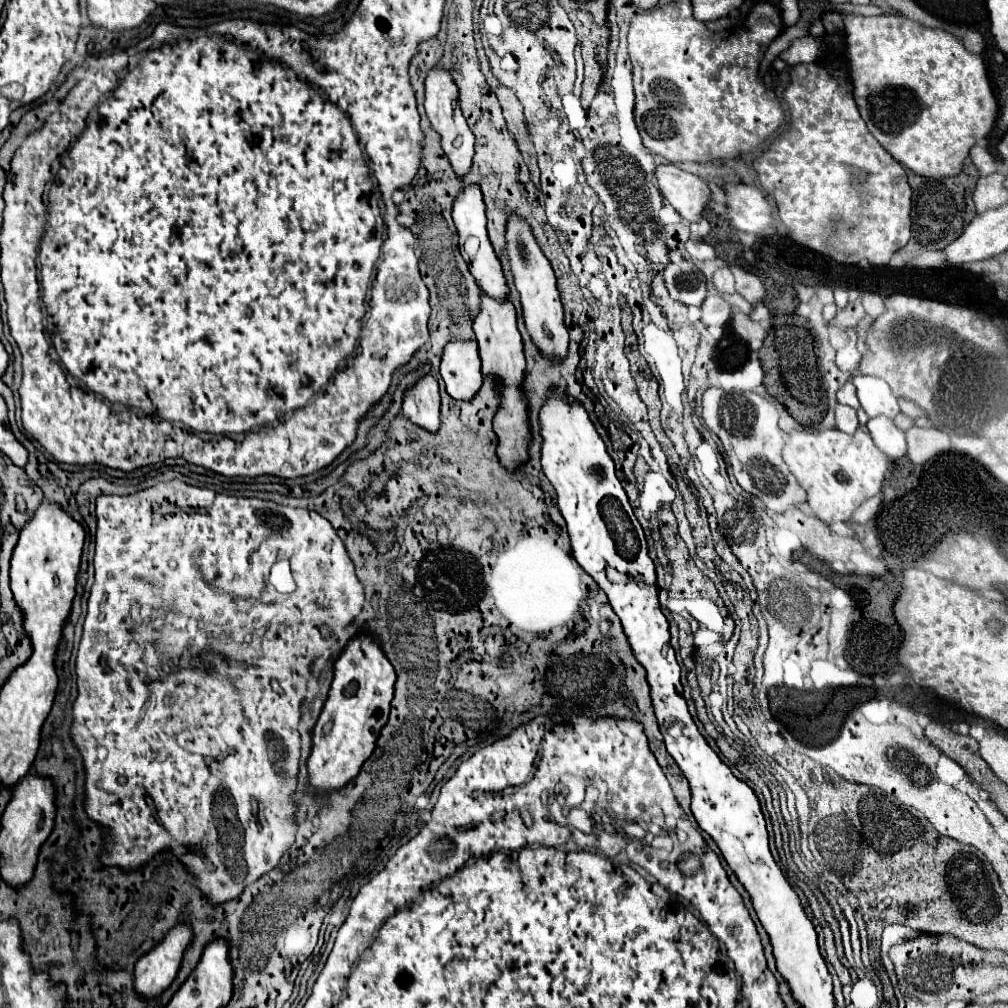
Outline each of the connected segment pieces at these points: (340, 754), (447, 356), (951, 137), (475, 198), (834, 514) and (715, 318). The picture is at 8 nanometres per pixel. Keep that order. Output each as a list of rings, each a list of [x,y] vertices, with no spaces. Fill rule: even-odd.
[[[358,634],[336,660],[334,682],[314,726],[314,748],[308,760],[308,772],[310,784],[316,790],[330,792],[334,788],[342,788],[370,758],[380,728],[388,720],[394,682],[396,672],[376,640],[370,634]]]
[[[450,342],[444,348],[440,376],[454,400],[472,400],[482,386],[476,342]]]
[[[840,14],[846,26],[854,100],[872,136],[896,162],[918,176],[948,178],[960,174],[970,148],[988,136],[998,114],[998,104],[990,90],[982,58],[970,54],[956,36],[944,30],[926,28],[904,16]]]
[[[470,186],[466,188],[454,202],[454,212],[452,212],[452,218],[454,218],[454,224],[456,224],[456,230],[458,230],[458,236],[460,236],[460,254],[462,258],[466,260],[478,288],[482,290],[482,294],[494,298],[494,300],[500,300],[500,302],[506,302],[510,300],[510,290],[506,286],[506,278],[504,278],[504,272],[502,272],[502,264],[500,260],[496,258],[494,254],[494,248],[488,240],[488,234],[486,234],[486,214],[484,214],[484,202],[482,202],[482,192],[476,190],[476,186]]]
[[[836,428],[818,432],[792,430],[782,448],[782,456],[798,484],[806,490],[806,504],[810,506],[812,514],[826,524],[850,520],[866,498],[876,496],[882,490],[884,474],[888,470],[886,454],[876,448],[874,440],[862,428],[858,428],[854,436]]]
[[[716,294],[706,296],[700,310],[702,310],[702,322],[706,326],[724,326],[728,324],[728,316],[732,316],[732,306]]]

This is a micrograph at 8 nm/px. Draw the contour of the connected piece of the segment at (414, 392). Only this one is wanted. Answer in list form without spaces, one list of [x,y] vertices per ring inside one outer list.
[[[424,376],[414,388],[406,392],[402,416],[428,432],[440,430],[440,394],[434,376]]]

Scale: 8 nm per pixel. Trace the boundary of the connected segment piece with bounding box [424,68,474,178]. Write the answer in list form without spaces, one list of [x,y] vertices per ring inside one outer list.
[[[432,68],[432,72],[428,74],[426,80],[426,102],[424,102],[426,114],[432,122],[432,128],[440,134],[442,138],[442,150],[446,152],[456,176],[464,178],[470,172],[472,166],[472,156],[474,156],[474,134],[468,128],[460,106],[458,106],[458,88],[452,80],[452,76],[448,76],[448,72],[444,68]]]

